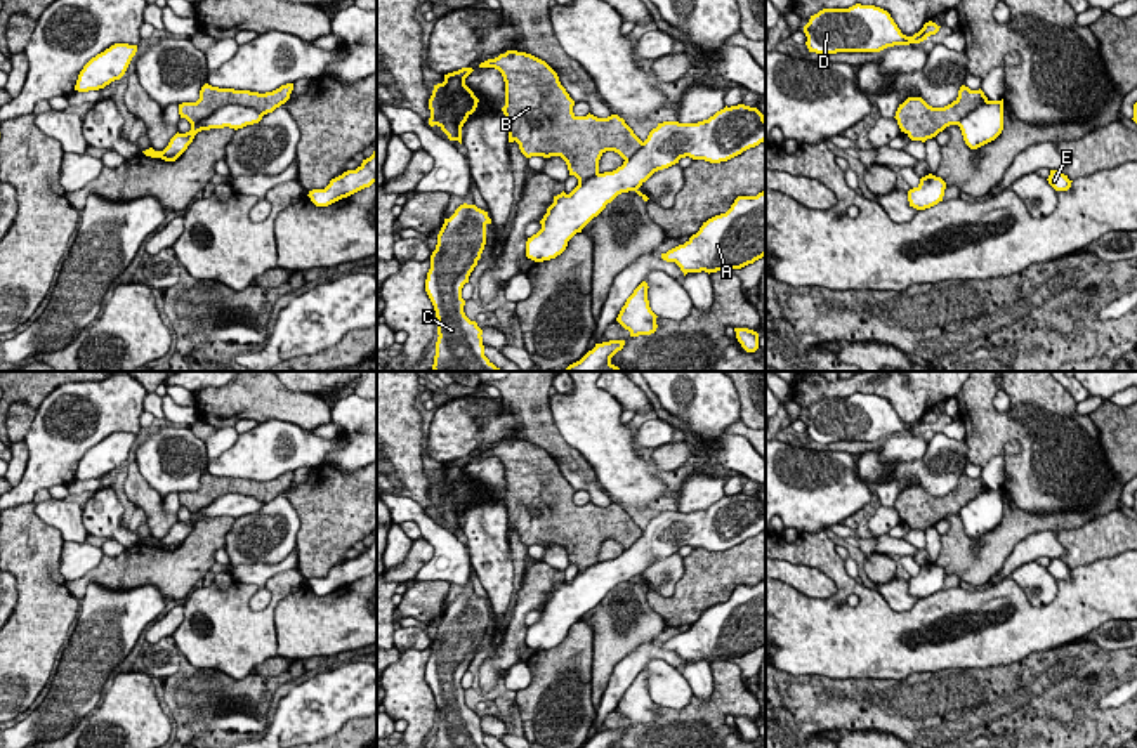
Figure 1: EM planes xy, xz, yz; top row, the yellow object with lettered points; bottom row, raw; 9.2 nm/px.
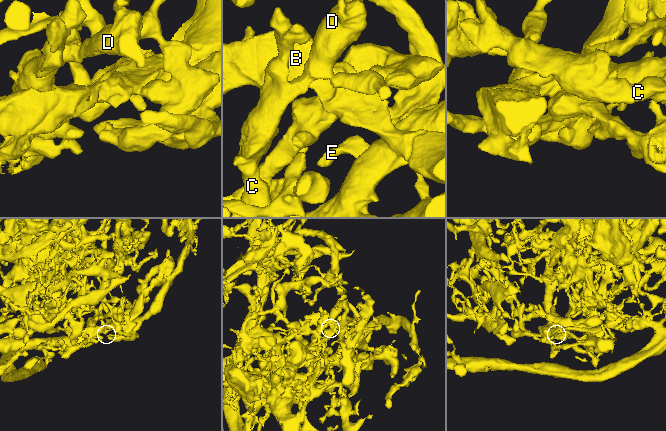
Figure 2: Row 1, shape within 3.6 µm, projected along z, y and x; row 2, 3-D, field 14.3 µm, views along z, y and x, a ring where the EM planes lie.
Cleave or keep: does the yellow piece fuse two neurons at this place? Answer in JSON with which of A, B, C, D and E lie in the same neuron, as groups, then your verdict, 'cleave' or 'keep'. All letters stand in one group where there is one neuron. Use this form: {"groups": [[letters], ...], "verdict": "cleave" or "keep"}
{"groups": [["A", "C", "D", "E"], ["B"]], "verdict": "cleave"}

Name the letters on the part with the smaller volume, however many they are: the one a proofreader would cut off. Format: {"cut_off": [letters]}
{"cut_off": ["B"]}

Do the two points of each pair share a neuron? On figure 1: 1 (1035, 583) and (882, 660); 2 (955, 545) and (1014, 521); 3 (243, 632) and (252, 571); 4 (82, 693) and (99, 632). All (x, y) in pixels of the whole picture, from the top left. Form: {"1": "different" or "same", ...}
{"1": "different", "2": "same", "3": "different", "4": "same"}

